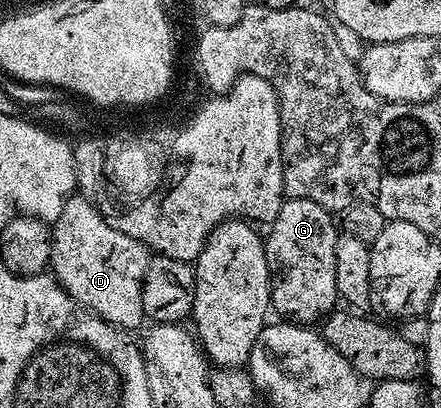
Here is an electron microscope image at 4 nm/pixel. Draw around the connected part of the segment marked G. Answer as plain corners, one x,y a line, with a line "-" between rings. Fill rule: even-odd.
286,197
268,230
264,239
272,309
290,322
320,323
339,302
335,284
335,240
339,226
334,215
315,204
315,200

